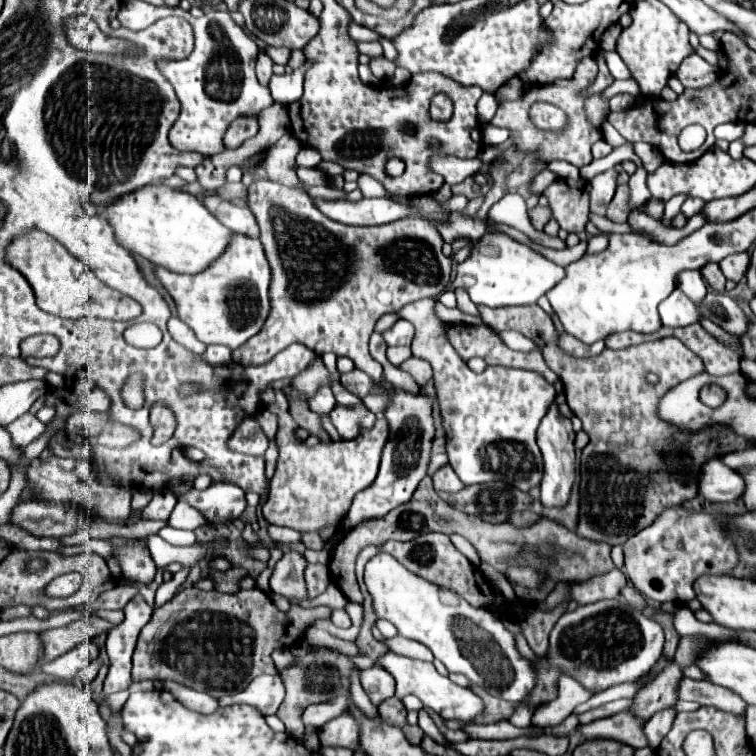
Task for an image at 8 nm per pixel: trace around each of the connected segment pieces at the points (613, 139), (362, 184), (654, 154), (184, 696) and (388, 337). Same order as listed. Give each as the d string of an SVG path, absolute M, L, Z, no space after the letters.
M605 121L602 124L604 130L605 140L613 147L619 147L626 143L626 140L615 130L615 128L608 122Z
M361 174L361 176L359 176L359 180L357 180L357 188L361 190L363 198L371 198L371 196L375 196L373 192L385 192L383 186L381 186L375 178L371 178L371 176L367 176L367 174Z
M645 142L633 144L633 152L639 156L639 160L643 162L645 170L657 170L657 166L663 162L663 160L661 160L661 154L659 154L653 146L649 146L649 144L645 144Z
M165 680L163 682L163 688L167 692L171 692L181 704L185 704L189 710L195 710L195 712L201 712L201 714L211 714L217 710L217 700L211 698L209 694L205 692L197 692L193 688L185 688L183 684L177 684L173 680Z
M397 320L389 330L383 332L387 346L411 346L415 336L415 328L407 320Z

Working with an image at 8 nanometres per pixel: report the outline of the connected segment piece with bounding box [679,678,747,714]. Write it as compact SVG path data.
M681 678L679 698L699 702L701 706L715 706L733 714L745 714L745 708L747 708L747 704L735 692L721 688L717 684L711 684L707 680Z

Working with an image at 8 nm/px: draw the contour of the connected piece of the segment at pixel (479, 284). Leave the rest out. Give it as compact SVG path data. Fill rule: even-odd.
M489 232L489 236L481 236L481 240L473 244L469 258L457 264L457 276L447 290L465 288L475 304L485 304L489 308L525 306L535 304L563 276L565 270L561 266L535 252L531 246L517 242L507 234Z

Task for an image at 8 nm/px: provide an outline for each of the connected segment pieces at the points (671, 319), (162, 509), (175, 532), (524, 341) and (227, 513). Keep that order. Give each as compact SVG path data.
M675 288L671 296L659 304L663 326L667 328L685 326L685 304L687 304L687 296L679 288Z
M165 490L165 492L155 492L153 494L153 500L149 502L149 506L143 510L143 520L167 520L171 510L173 510L173 504L175 504L175 496L173 492Z
M161 528L159 536L169 542L169 544L177 544L177 546L191 546L195 542L195 534L191 530L179 530L179 528Z
M502 331L498 333L507 346L513 350L529 352L532 350L540 351L539 347L530 339L516 331Z
M213 482L205 490L191 490L185 494L185 500L197 508L207 522L231 522L239 518L247 506L245 492L237 484Z

